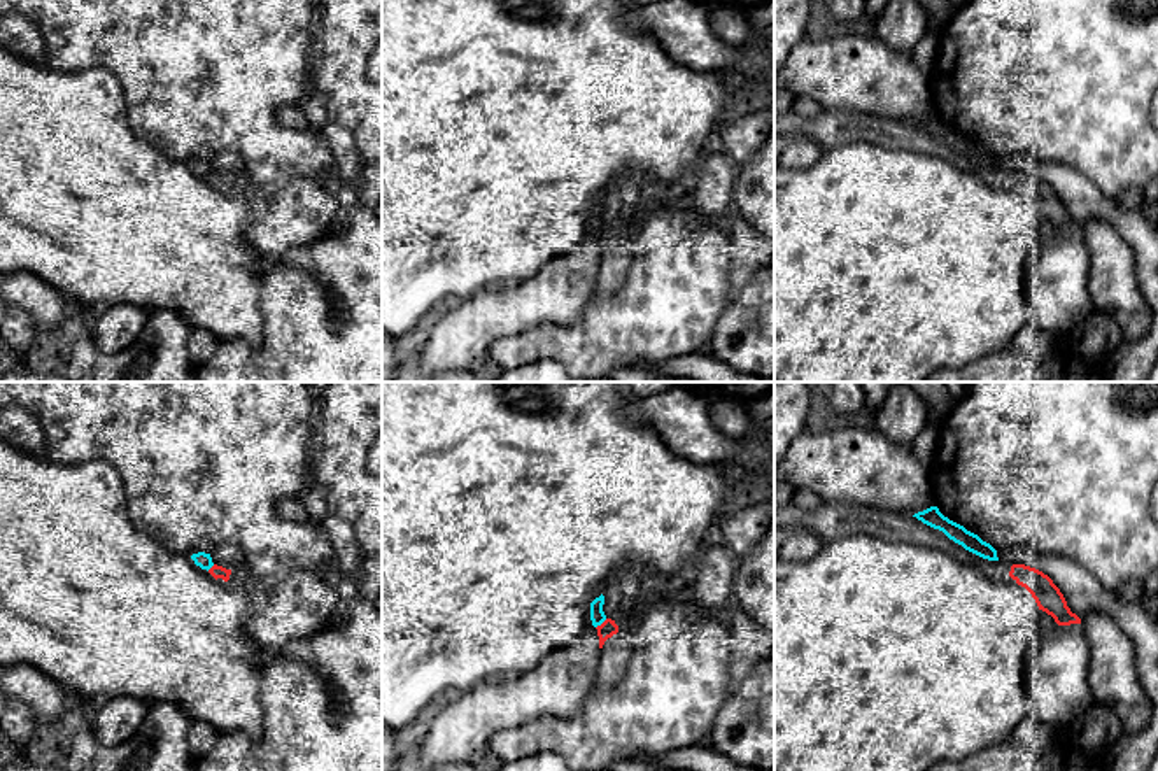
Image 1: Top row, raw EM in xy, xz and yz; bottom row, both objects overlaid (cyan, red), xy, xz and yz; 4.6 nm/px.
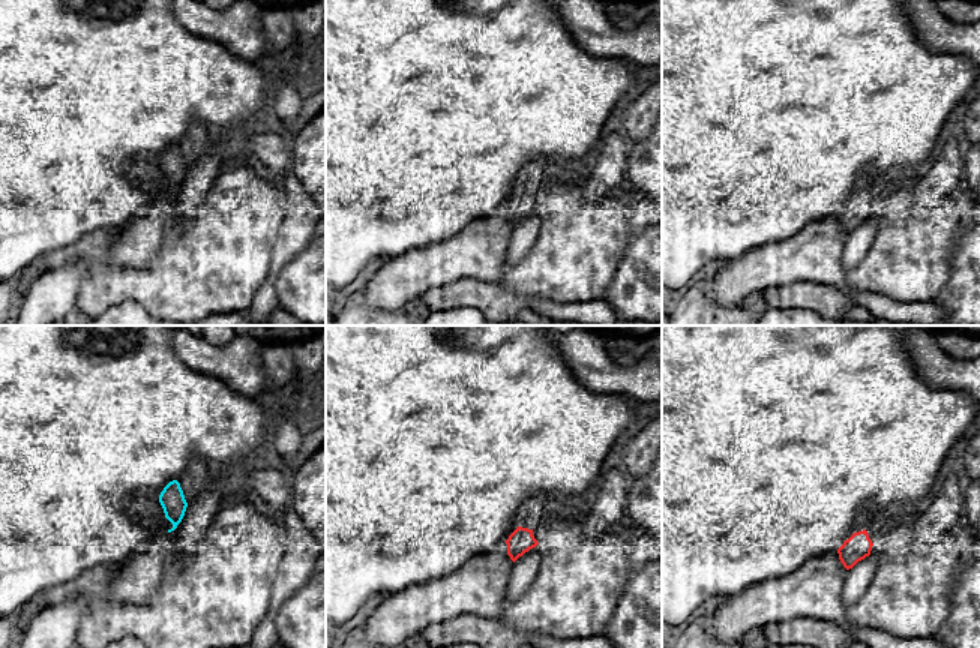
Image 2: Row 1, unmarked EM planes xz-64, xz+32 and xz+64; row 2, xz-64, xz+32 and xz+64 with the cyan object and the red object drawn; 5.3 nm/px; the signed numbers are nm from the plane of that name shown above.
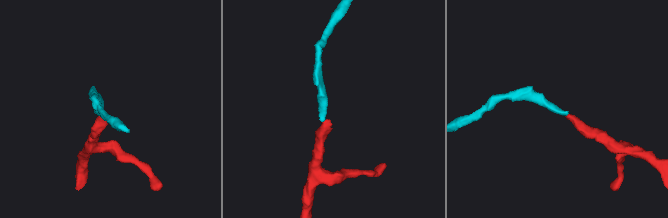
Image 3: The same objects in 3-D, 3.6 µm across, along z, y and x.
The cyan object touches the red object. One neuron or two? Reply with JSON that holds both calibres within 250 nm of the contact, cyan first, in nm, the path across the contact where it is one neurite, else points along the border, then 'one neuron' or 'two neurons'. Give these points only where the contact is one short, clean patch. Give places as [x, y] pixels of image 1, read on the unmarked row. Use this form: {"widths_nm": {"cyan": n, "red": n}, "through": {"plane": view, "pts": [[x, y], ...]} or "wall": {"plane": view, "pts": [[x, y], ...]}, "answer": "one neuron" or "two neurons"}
{"widths_nm": {"cyan": 70, "red": 80}, "answer": "two neurons"}

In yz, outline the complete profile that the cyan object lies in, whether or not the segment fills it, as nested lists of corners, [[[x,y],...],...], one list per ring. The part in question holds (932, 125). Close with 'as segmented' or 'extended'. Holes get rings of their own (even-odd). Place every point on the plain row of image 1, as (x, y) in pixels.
[[[937,114],[918,119],[913,124],[934,137],[943,138],[950,147],[962,152],[965,158],[988,168],[999,168],[997,158],[990,151],[983,149],[978,142],[967,138],[964,133],[944,124]]]; as segmented

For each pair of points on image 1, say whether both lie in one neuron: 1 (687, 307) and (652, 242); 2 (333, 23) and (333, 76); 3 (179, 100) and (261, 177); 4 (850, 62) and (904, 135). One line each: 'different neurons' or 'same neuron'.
1: same neuron
2: same neuron
3: same neuron
4: different neurons

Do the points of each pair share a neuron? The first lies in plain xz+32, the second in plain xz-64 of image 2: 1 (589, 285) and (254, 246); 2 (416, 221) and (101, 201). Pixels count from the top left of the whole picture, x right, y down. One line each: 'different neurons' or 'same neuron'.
1: same neuron
2: same neuron

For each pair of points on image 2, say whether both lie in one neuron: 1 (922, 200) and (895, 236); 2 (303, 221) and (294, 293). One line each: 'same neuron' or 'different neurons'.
1: different neurons
2: different neurons

